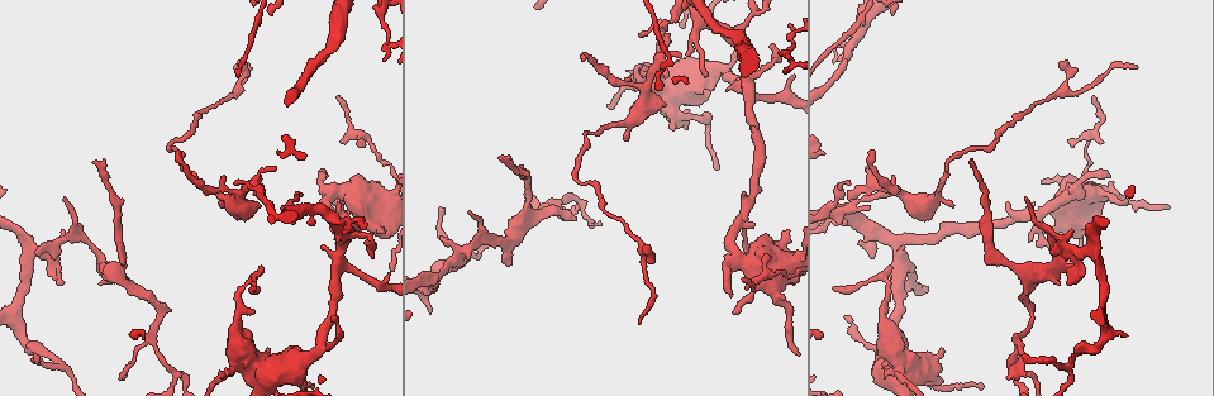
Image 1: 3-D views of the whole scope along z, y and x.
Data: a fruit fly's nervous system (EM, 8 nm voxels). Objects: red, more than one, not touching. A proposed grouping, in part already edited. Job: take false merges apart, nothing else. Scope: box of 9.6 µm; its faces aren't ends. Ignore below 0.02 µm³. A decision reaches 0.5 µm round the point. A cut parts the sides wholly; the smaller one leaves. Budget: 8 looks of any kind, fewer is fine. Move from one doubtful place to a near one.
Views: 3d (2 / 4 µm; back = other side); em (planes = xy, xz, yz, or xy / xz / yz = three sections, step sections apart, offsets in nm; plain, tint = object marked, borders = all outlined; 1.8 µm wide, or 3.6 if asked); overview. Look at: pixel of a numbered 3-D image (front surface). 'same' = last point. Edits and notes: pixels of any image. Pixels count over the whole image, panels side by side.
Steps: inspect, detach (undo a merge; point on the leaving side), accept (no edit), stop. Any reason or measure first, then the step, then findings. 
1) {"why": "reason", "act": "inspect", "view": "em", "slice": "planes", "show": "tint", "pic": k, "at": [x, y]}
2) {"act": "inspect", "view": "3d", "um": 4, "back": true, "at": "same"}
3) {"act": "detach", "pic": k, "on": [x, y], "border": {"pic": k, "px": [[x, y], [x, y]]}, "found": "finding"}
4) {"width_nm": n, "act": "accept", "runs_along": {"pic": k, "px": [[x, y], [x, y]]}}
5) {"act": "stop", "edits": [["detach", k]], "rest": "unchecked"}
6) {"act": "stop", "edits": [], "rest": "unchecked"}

{"why": "sudden change in width", "act": "inspect", "view": "em", "slice": "planes", "show": "tint", "pic": 1, "at": [224, 375]}

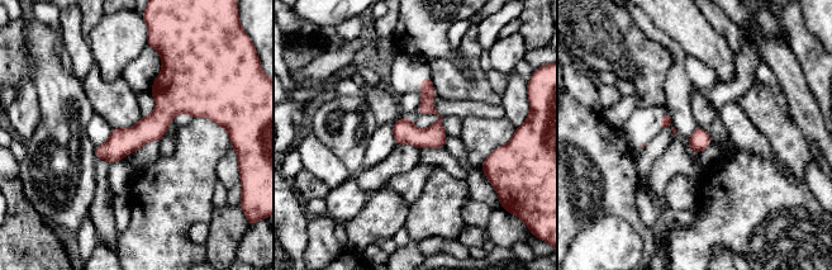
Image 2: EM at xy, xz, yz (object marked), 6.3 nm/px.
{"act": "accept", "runs_along": {"pic": 2, "px": [[203, 109], [171, 107], [98, 154]]}, "found": "all the same neuron"}

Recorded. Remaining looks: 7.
{"why": "sudden change in width", "act": "inspect", "view": "em", "slice": "yz", "step": 16, "show": "tint", "pic": 1, "at": [857, 192]}

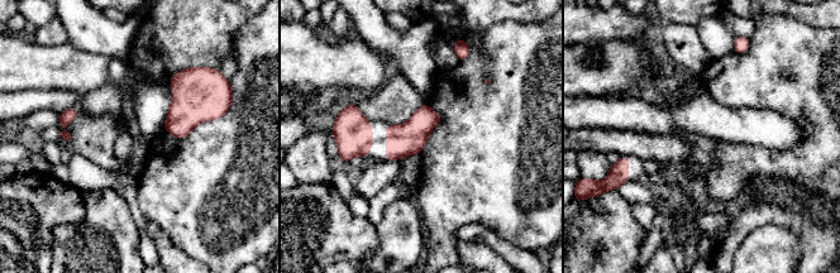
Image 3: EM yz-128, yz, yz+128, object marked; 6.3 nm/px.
{"act": "inspect", "view": "em", "slice": "planes", "show": "tint", "at": "same"}

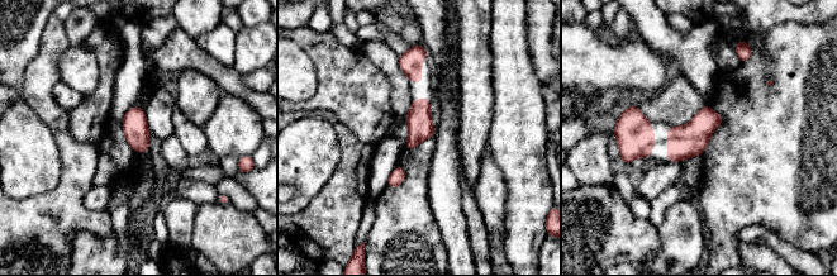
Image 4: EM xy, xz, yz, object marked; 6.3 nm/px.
{"act": "accept", "found": "all the same neuron"}

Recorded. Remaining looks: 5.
{"why": "sharp bend", "act": "inspect", "view": "3d", "um": 4, "back": true, "pic": 1, "at": [1072, 224]}

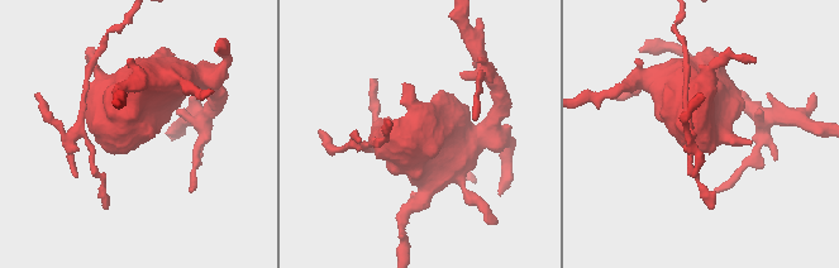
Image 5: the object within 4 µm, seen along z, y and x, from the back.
{"act": "inspect", "view": "em", "um": 3.6, "slice": "yz", "step": 4, "show": "tint", "pic": 5, "at": [416, 132]}

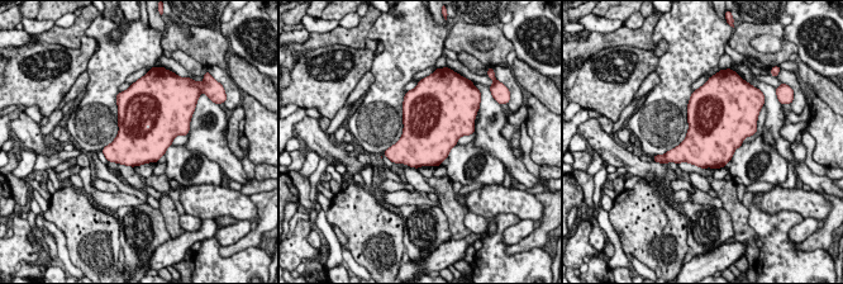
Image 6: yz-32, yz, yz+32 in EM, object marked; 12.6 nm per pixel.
{"act": "accept", "found": "continuous, no second neuron"}

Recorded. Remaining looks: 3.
{"why": "arms part here", "act": "inspect", "view": "3d", "um": 4, "back": true, "pic": 1, "at": [580, 205]}

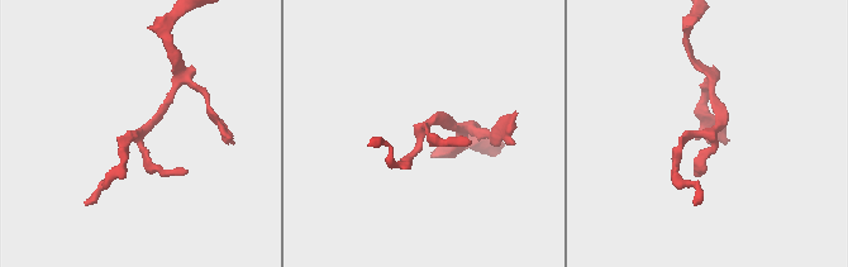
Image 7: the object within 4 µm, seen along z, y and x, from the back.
{"act": "inspect", "view": "em", "slice": "planes", "show": "plain", "pic": 7, "at": [708, 137]}

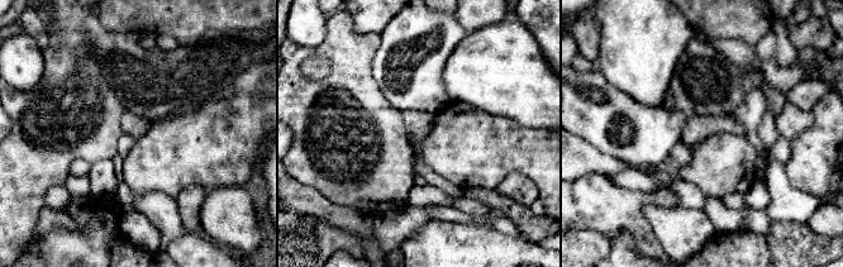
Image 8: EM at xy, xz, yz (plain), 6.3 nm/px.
{"why": "with the object marked", "act": "inspect", "view": "em", "slice": "planes", "show": "tint", "at": "same"}

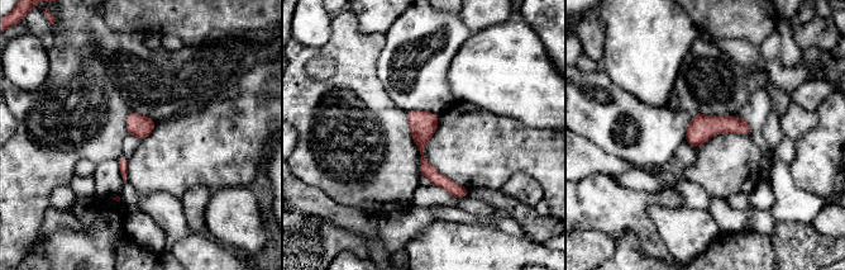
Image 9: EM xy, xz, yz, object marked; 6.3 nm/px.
{"act": "accept", "runs_along": {"pic": 9, "px": [[410, 114], [424, 165], [466, 193]]}, "found": "all the same neuron"}

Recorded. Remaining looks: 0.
{"act": "stop", "edits": [], "rest": "unchecked"}

